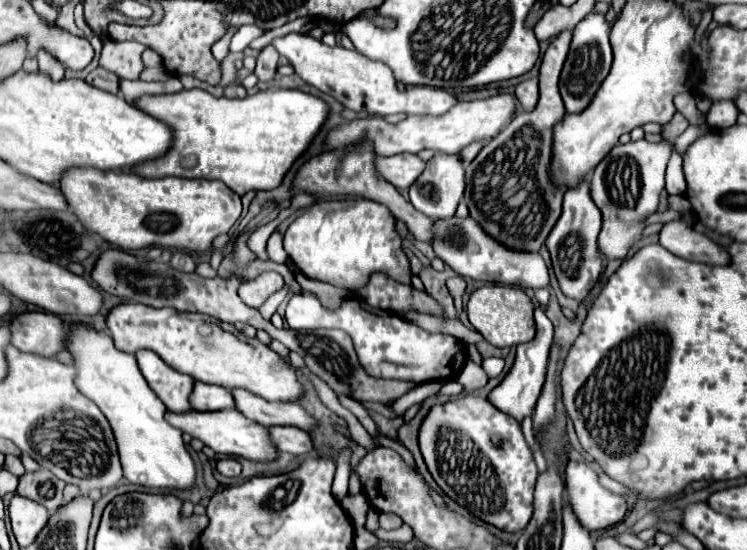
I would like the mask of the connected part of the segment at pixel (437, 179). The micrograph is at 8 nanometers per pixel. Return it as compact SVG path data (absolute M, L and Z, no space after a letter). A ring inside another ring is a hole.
M435 154L427 162L427 168L421 172L419 180L411 184L409 200L419 212L423 212L429 218L451 218L457 210L459 200L463 198L463 190L465 190L465 168L463 168L461 156L459 154Z

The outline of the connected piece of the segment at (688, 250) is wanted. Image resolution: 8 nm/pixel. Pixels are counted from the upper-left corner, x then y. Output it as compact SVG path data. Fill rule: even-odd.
M685 218L665 222L659 232L659 244L685 260L709 266L729 264L729 252L713 240L709 240L705 234L695 232Z

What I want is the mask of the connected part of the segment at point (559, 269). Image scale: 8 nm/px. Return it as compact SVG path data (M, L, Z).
M589 178L577 188L569 188L563 198L563 214L547 236L547 248L551 252L553 270L559 280L559 288L567 298L583 302L595 286L601 272L601 256L597 248L597 236L601 230L601 212L593 204L589 194Z

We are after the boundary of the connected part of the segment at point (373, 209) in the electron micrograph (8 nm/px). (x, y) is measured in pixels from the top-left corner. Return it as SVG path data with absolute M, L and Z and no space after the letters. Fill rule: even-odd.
M365 198L323 200L313 204L287 228L283 244L299 272L345 290L357 292L365 288L373 272L387 272L393 280L411 284L409 258L401 248L393 214L383 204Z

